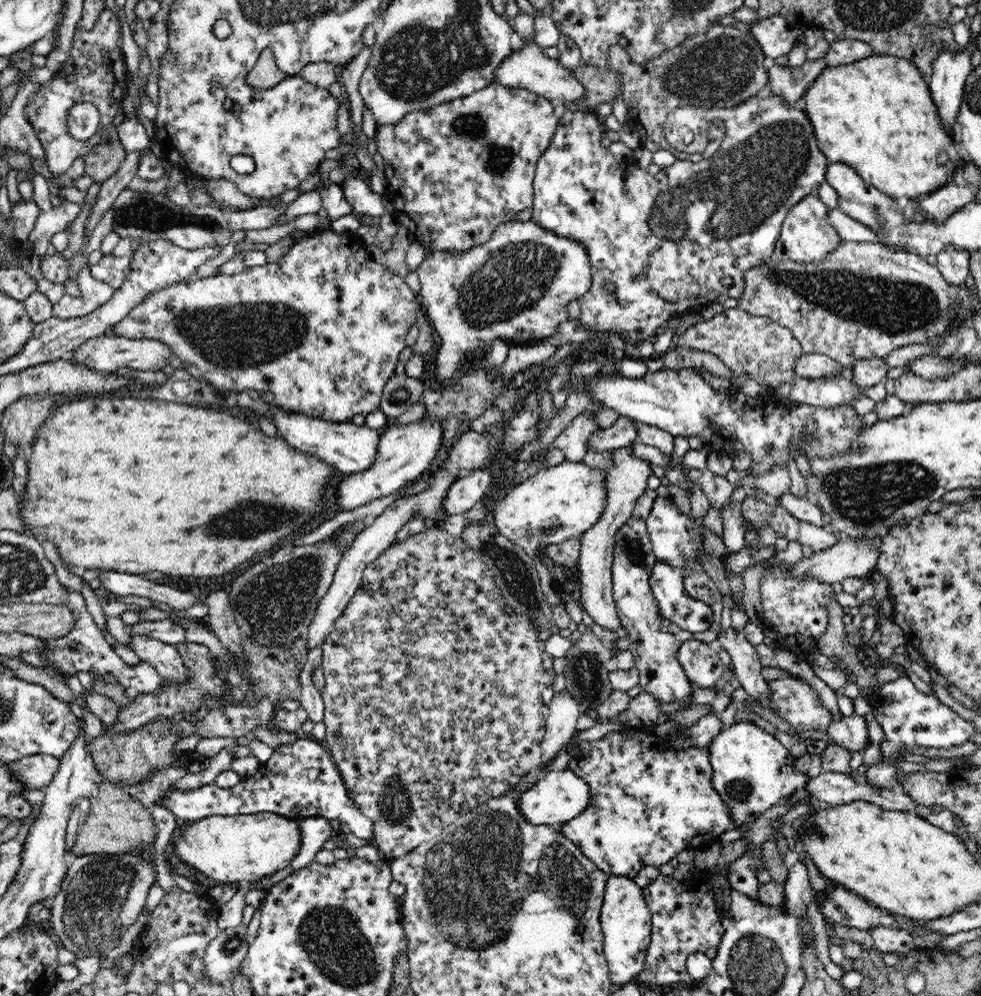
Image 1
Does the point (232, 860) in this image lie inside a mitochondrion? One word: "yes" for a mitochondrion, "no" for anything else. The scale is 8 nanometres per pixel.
no

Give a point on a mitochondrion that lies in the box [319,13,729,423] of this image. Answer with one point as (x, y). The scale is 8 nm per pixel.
(516, 276)

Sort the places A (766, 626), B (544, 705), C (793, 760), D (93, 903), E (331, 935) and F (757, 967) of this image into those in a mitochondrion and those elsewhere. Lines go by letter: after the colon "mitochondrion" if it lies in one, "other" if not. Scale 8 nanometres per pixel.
A: other
B: other
C: other
D: mitochondrion
E: mitochondrion
F: mitochondrion

